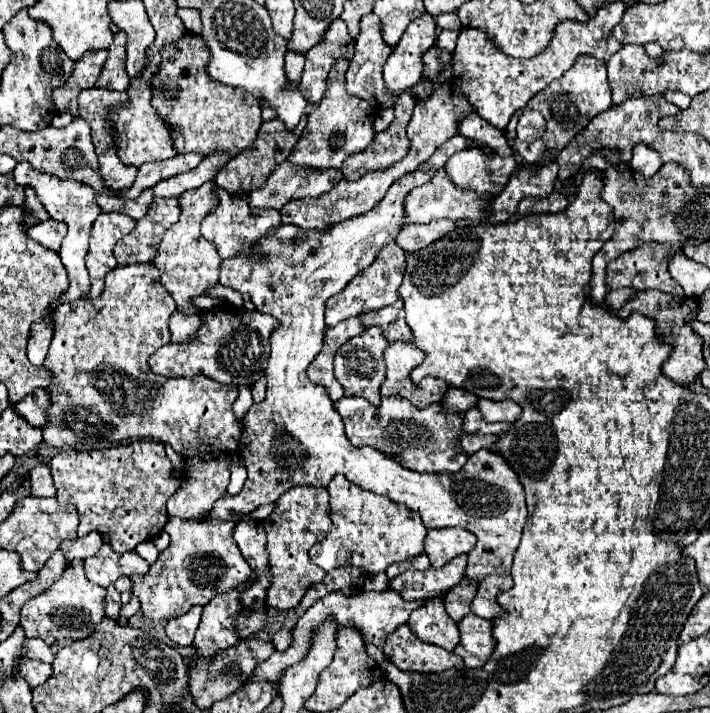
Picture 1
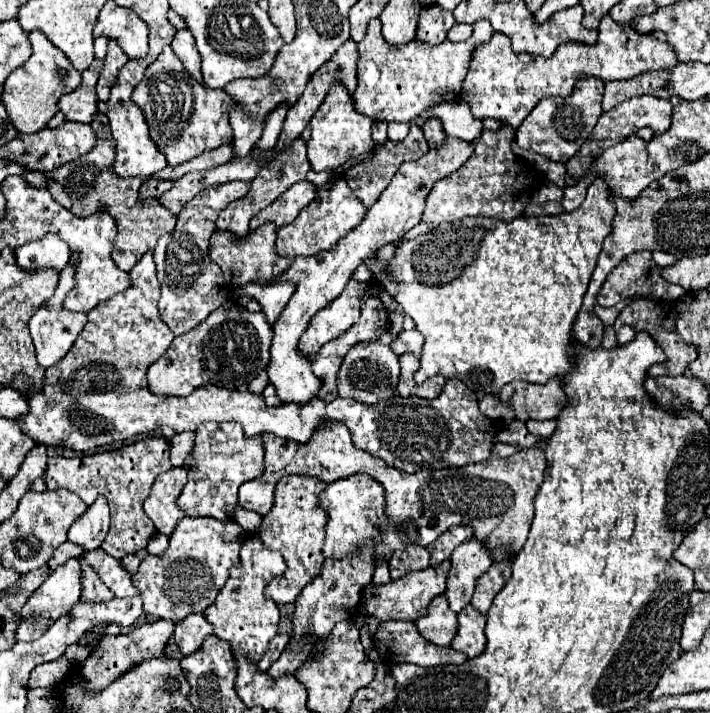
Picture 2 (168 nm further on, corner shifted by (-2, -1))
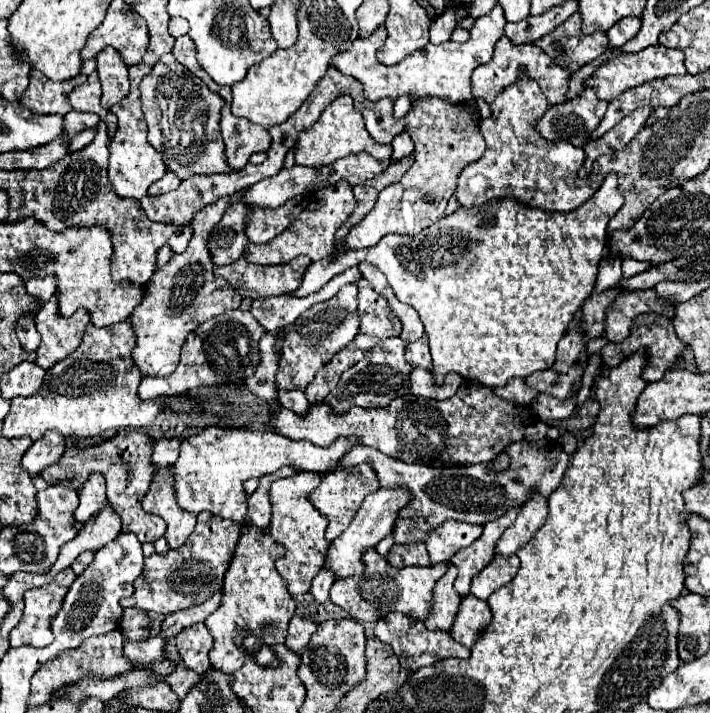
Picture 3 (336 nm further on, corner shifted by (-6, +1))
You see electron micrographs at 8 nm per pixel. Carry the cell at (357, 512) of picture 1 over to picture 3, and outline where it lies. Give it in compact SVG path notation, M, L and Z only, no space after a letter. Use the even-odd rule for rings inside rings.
M362 463L356 467L338 467L336 471L328 473L322 477L320 485L308 495L308 501L320 511L320 515L324 515L328 519L328 527L326 527L326 539L332 541L338 535L344 533L344 529L350 525L350 521L356 515L356 509L362 505L364 497L374 493L378 489L378 479L376 479L376 471L370 463Z

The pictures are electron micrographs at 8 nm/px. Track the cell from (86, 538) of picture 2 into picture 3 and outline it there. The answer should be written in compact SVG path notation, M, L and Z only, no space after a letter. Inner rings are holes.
M92 473L88 477L88 483L78 491L80 505L74 511L74 519L80 523L86 523L96 511L100 511L108 499L106 499L106 479L100 473Z

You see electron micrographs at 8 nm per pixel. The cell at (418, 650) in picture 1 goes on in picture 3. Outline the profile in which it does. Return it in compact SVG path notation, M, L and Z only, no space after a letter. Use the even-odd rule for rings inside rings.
M392 611L376 623L376 637L394 649L394 653L400 659L400 665L408 671L418 671L420 667L434 665L436 661L442 661L448 657L456 657L456 659L470 657L470 649L456 643L448 631L430 631L424 627L424 621L412 619L410 615L400 615L400 611Z

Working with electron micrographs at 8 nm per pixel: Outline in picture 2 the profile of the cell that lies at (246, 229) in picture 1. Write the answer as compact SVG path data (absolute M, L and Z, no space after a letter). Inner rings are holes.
M264 225L264 229L250 229L244 237L232 237L226 231L216 231L210 237L210 259L220 265L228 287L238 287L258 279L270 279L280 275L290 267L290 259L284 259L276 253L276 225Z

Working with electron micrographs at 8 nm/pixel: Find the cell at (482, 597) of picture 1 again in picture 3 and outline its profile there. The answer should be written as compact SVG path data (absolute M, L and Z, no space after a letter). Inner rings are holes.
M494 555L492 563L488 563L478 575L474 575L470 591L478 599L486 601L498 587L502 587L514 579L518 567L520 567L520 559L516 555L512 555L512 557Z

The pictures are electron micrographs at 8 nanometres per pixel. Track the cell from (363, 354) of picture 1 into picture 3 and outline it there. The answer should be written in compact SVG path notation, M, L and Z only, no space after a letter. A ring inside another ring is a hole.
M400 337L386 339L386 345L380 343L376 345L362 361L352 365L346 373L342 373L338 385L326 395L322 403L332 407L336 413L344 415L348 413L350 407L364 407L364 409L374 409L374 407L388 407L388 403L400 395L408 393L410 387L410 371L412 365L406 363L404 351L408 347L408 341Z

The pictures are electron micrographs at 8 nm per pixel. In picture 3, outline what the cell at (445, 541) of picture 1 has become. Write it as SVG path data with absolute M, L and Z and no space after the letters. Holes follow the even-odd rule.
M446 521L428 533L424 543L430 561L436 565L436 563L448 563L458 549L468 547L480 535L482 535L482 525L464 523L464 521Z

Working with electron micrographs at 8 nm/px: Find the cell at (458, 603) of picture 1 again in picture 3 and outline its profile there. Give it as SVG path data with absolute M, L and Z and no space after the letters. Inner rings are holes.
M512 507L512 511L504 513L500 519L486 523L484 525L484 533L480 535L480 539L476 539L470 547L460 549L454 557L452 563L458 567L458 577L456 577L456 591L460 597L470 593L470 581L472 577L482 571L484 565L488 565L494 557L494 545L500 539L500 535L504 533L506 527L510 527L518 515L520 507Z

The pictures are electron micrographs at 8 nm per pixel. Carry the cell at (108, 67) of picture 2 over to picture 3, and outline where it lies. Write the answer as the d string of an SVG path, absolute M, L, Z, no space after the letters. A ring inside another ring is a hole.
M106 47L96 55L96 71L102 83L102 107L110 109L130 91L128 67L124 65L118 51Z

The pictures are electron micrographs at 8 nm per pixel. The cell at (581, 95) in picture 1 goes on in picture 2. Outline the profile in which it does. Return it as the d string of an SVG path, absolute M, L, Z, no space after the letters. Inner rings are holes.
M586 77L576 81L568 97L546 97L532 109L532 113L518 127L516 143L522 149L536 151L550 161L566 163L588 139L598 117L602 115L602 93L604 93L604 81L598 77Z

